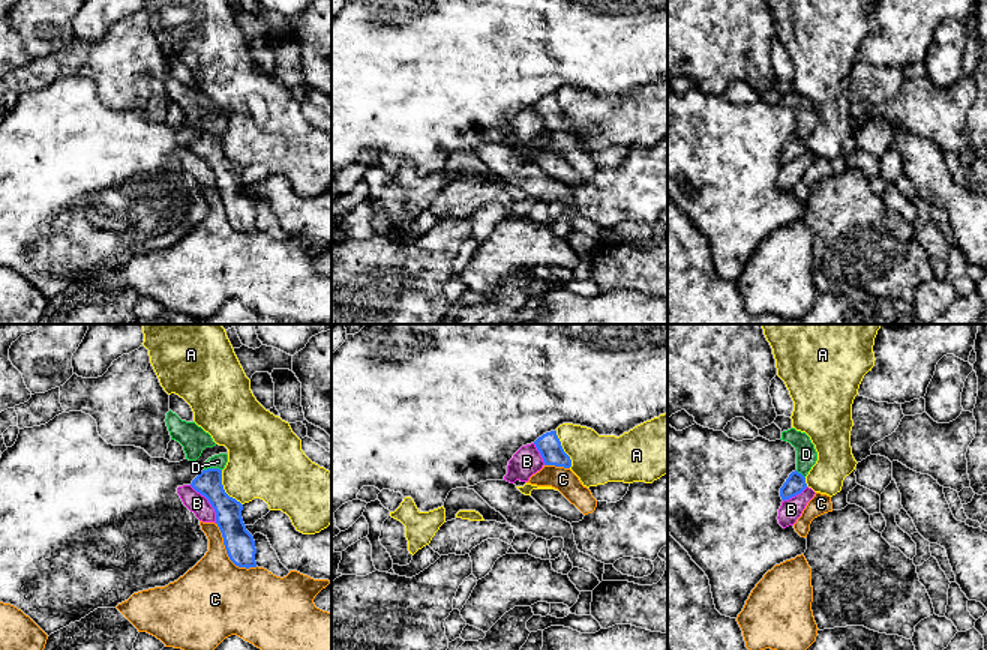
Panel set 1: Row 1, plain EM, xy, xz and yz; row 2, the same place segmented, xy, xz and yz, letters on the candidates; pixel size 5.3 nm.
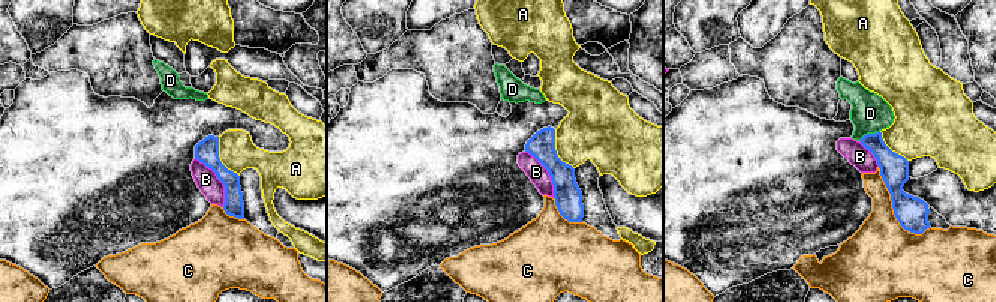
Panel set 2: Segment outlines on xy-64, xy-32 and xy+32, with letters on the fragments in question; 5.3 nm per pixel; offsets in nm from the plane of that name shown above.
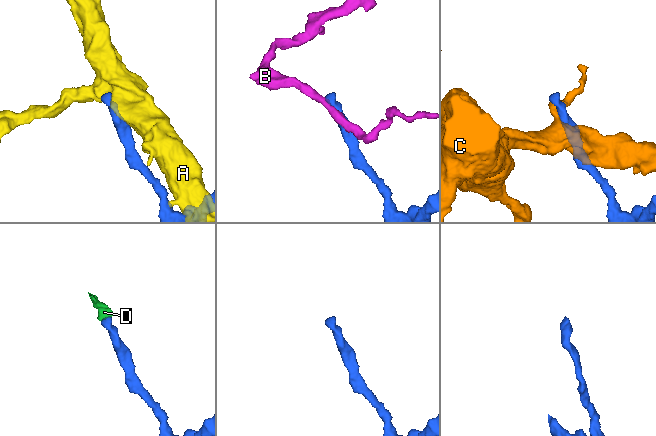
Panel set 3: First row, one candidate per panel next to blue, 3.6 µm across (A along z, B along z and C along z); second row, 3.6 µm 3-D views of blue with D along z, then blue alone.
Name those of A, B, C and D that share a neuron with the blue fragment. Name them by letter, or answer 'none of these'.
D

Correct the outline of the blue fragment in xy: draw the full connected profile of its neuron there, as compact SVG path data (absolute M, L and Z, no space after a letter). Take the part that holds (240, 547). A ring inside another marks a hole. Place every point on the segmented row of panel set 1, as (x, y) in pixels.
M226 453L208 458L204 470L192 480L190 486L204 495L214 509L216 524L230 560L238 567L256 567L255 540L242 518L243 504L230 497L222 485L222 470L226 462Z

